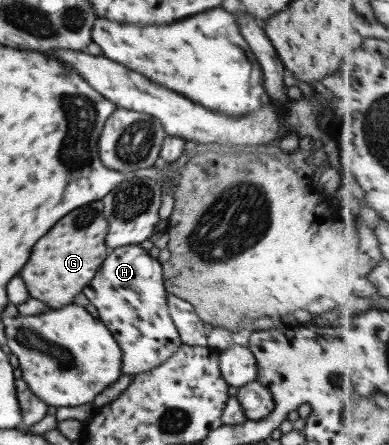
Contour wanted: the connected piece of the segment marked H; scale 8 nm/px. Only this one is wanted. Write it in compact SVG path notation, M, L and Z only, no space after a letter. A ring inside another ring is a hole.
M125 245L109 250L91 281L85 284L80 292L95 307L98 313L97 320L108 330L121 351L121 375L133 377L138 373L147 373L169 360L182 345L167 311L165 303L167 292L163 286L161 266L155 258L151 258L147 251L137 245Z

